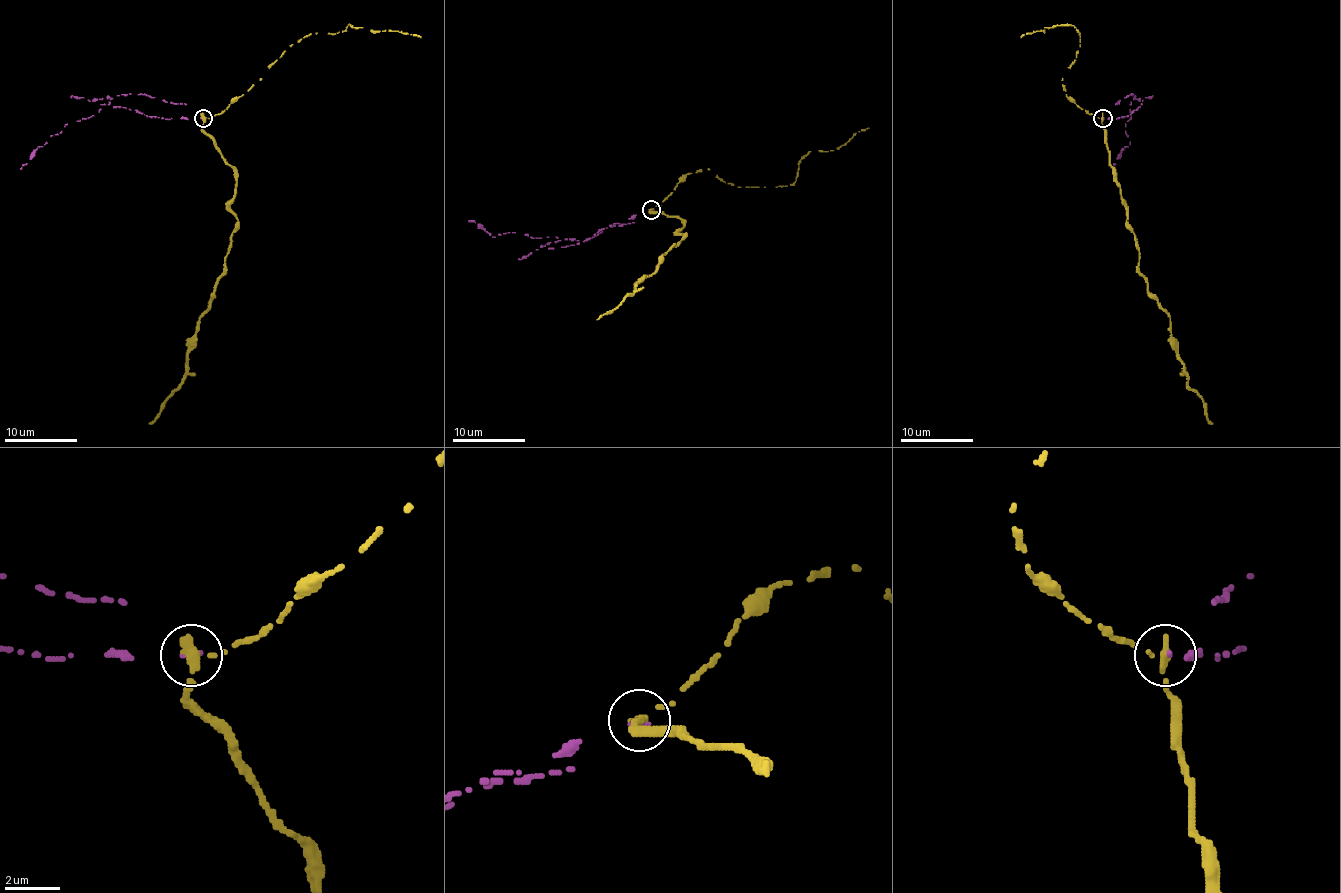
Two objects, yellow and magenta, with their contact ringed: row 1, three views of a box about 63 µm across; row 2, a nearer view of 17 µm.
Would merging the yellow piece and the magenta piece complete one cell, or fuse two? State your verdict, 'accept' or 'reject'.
reject

